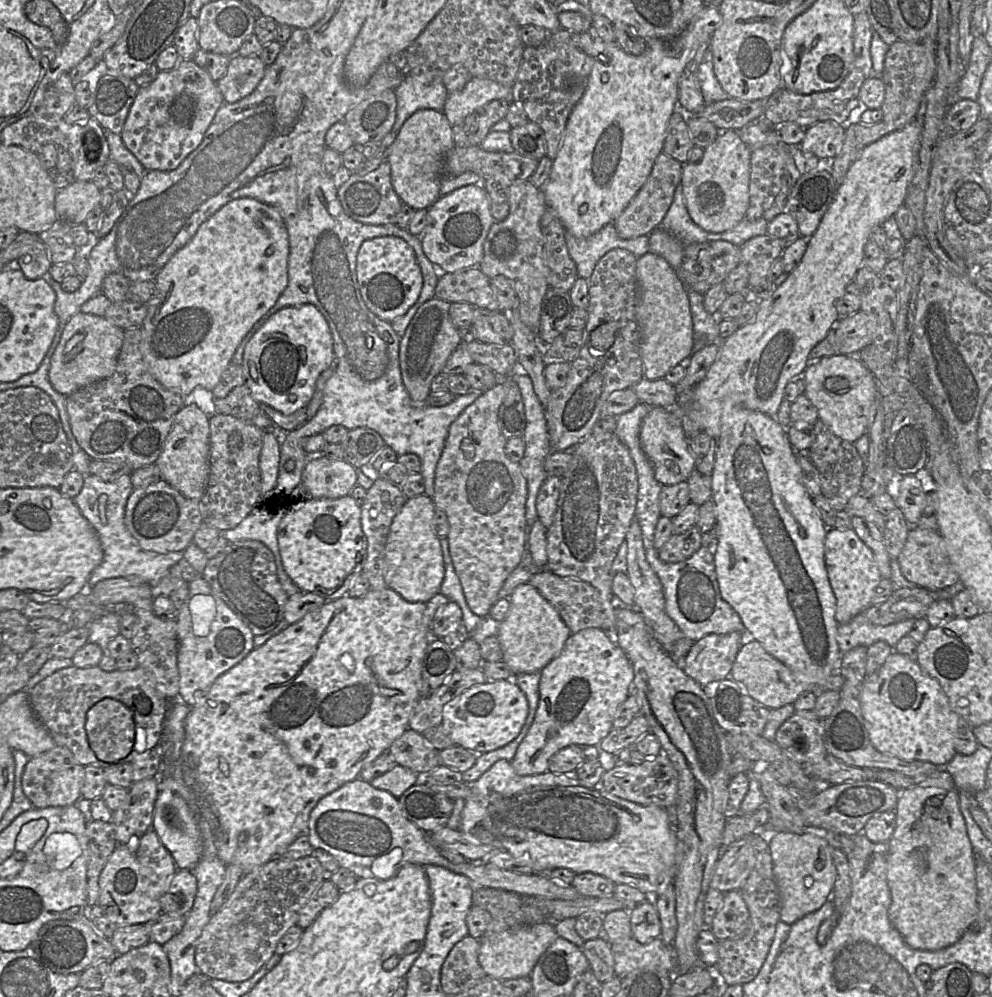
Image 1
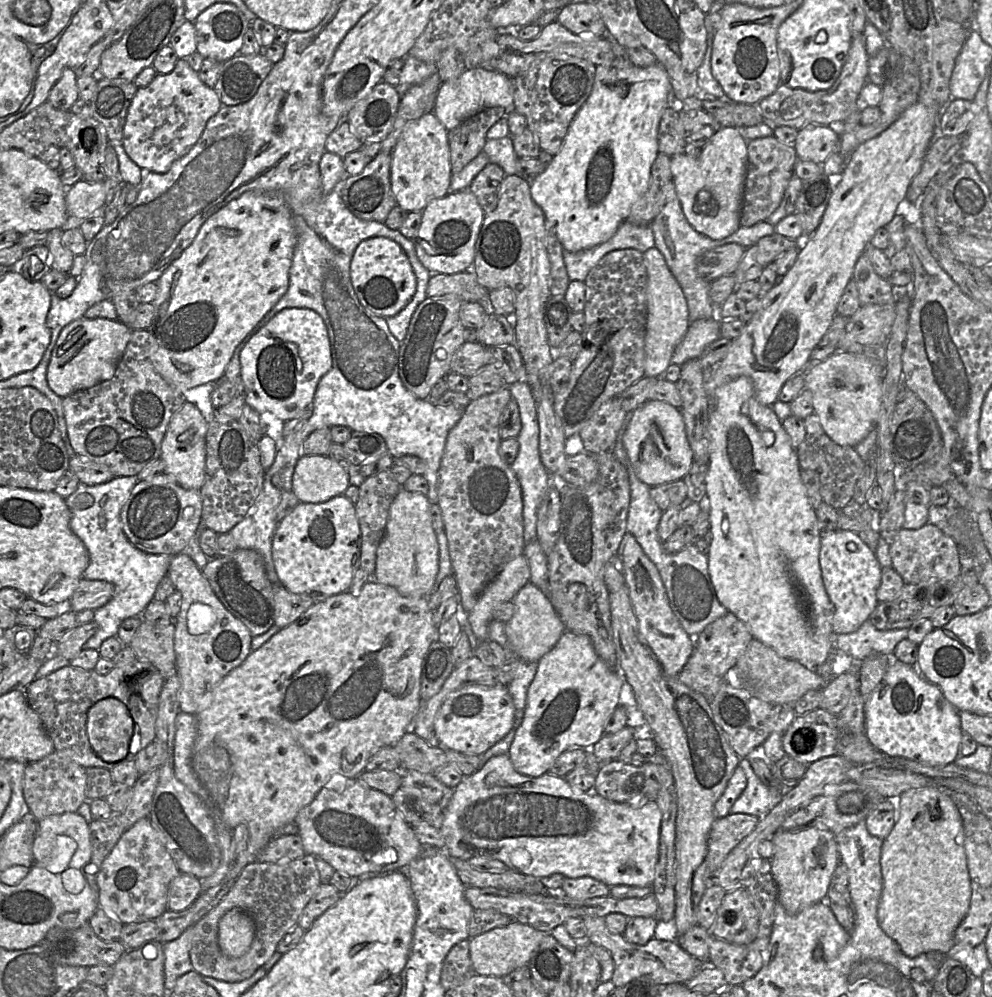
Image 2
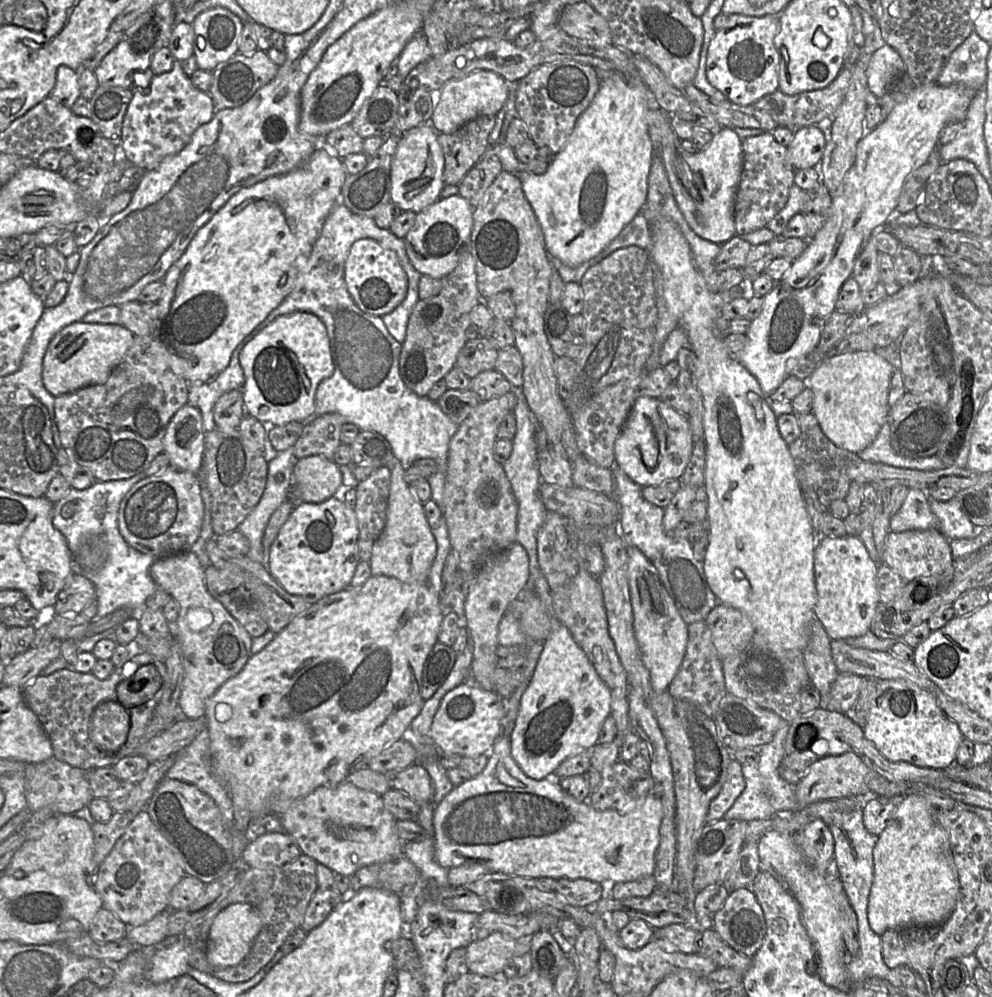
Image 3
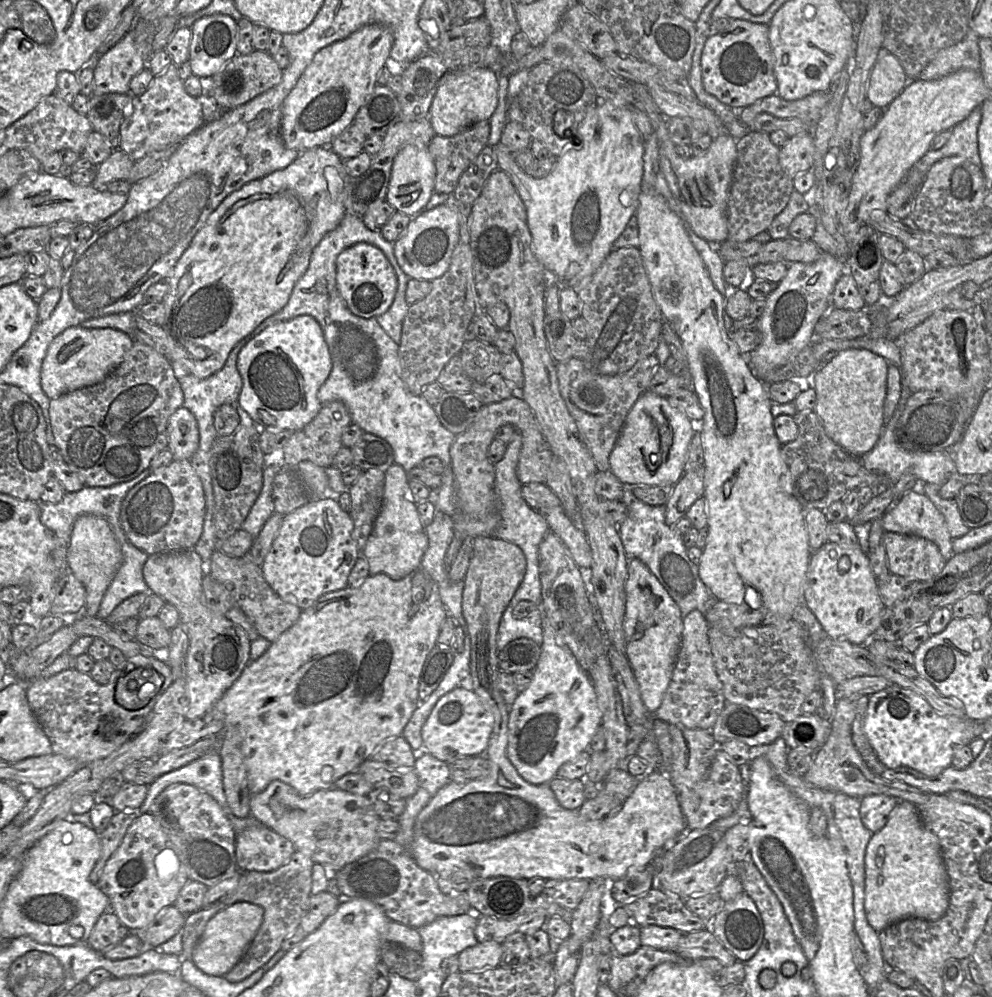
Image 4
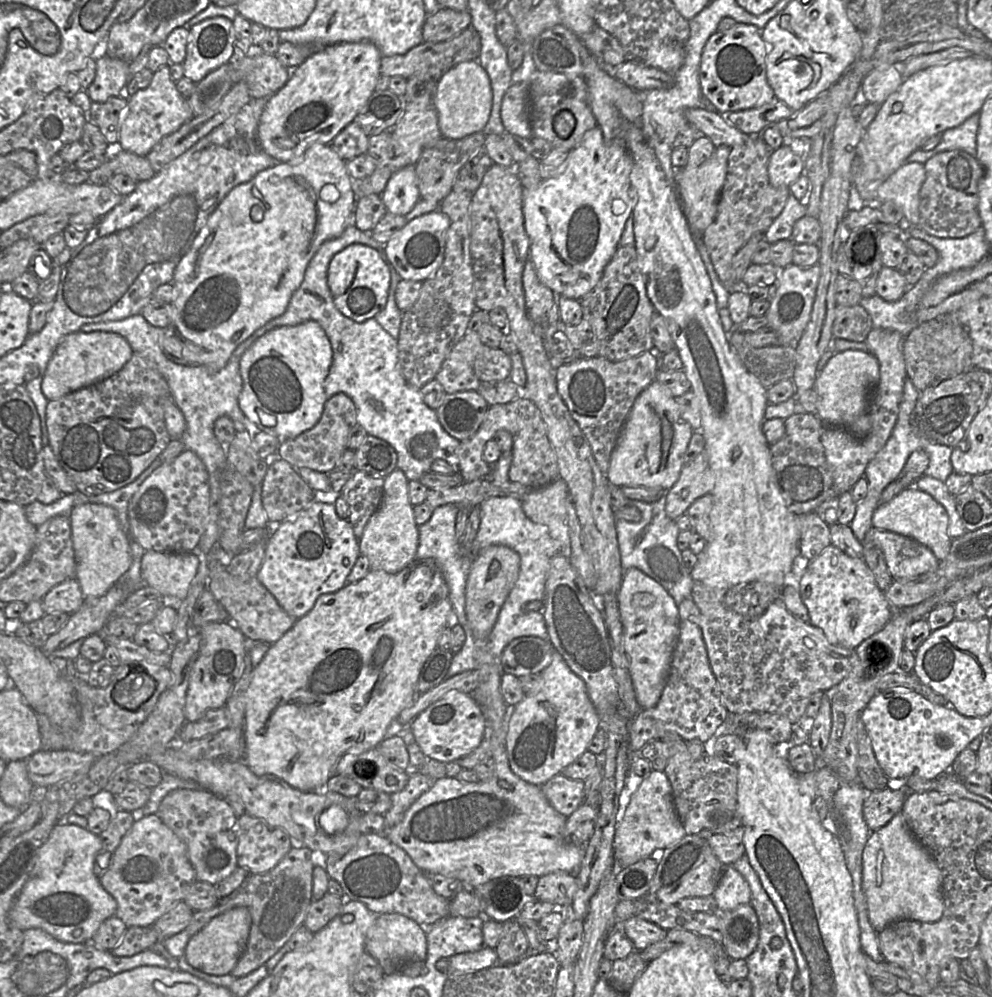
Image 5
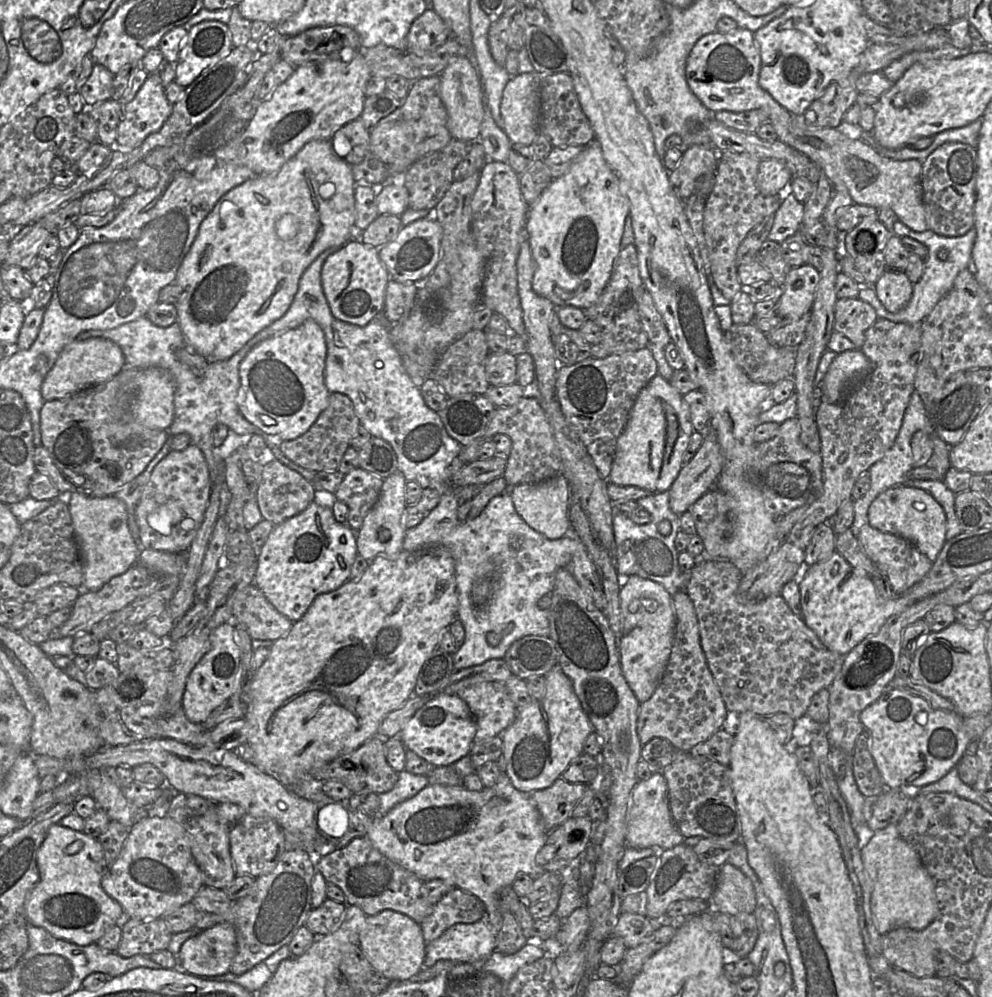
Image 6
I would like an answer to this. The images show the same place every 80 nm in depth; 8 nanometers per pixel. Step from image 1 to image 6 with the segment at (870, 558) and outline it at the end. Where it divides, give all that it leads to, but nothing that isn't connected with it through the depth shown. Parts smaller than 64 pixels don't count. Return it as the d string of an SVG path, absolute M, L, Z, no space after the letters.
M837 551L826 560L812 565L799 589L801 618L829 650L843 656L867 637L877 634L892 615L915 603L906 596L883 599L878 595L872 578L850 565Z

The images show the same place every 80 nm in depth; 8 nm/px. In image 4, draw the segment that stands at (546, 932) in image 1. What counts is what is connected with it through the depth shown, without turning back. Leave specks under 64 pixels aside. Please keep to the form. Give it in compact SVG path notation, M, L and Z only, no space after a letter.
M497 941L478 942L458 954L459 972L482 971L500 966L502 952L502 945Z

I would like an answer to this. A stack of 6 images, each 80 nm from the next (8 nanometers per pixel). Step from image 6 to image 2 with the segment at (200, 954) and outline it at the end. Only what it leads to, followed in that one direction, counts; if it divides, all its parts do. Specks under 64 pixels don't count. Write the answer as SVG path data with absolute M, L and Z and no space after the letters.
M233 908L219 921L219 948L228 957L241 957L249 950L255 933L255 923L251 916L239 908Z

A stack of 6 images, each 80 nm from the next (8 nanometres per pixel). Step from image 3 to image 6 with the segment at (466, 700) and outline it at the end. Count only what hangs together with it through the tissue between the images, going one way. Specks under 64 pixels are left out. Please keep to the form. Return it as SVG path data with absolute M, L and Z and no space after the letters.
M442 694L432 697L406 723L400 739L406 749L435 767L453 765L469 755L477 731L476 720L465 701L458 695Z

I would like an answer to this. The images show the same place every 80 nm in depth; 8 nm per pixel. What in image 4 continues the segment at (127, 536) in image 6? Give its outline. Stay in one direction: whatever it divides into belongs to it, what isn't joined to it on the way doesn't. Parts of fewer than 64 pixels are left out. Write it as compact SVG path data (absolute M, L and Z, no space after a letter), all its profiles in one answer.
M80 515L74 521L68 548L68 566L83 584L86 602L82 614L96 617L101 600L123 560L122 552L108 522L94 515Z

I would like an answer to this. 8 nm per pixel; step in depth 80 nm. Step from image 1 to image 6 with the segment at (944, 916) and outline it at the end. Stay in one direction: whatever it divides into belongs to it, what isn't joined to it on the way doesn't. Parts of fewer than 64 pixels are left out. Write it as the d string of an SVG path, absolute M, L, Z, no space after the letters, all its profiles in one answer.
M896 824L873 831L860 851L872 885L871 910L878 932L884 934L898 927L921 930L928 926L937 914L934 881L917 851L900 836Z

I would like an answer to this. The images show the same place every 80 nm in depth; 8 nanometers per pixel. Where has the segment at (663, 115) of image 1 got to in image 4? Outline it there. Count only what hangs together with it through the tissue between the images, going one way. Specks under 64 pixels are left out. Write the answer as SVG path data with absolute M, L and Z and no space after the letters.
M599 101L580 123L572 147L558 157L555 168L544 178L526 174L515 156L502 145L494 150L499 169L509 175L526 207L535 256L546 270L556 275L561 286L576 287L604 263L639 205L644 173L644 137L635 126L632 113L609 101Z

